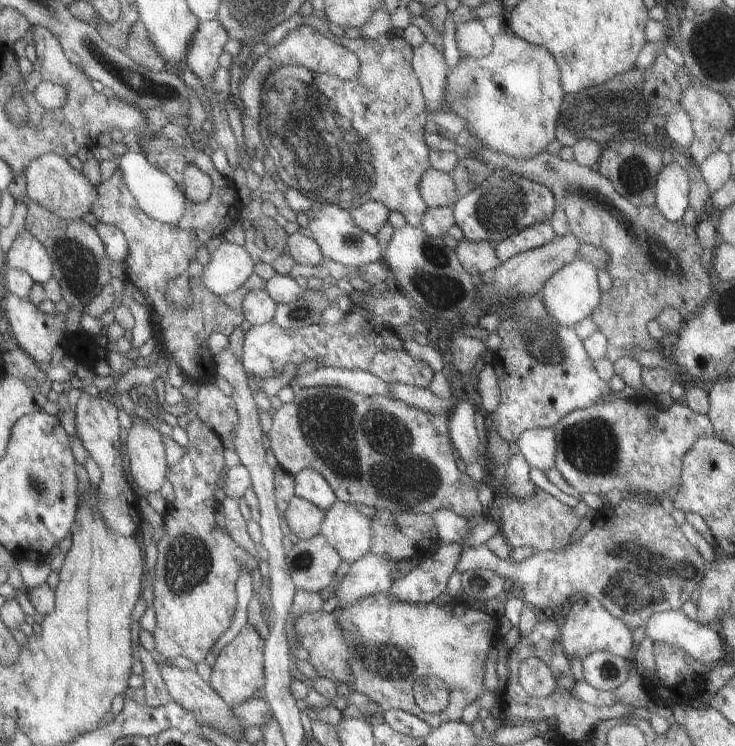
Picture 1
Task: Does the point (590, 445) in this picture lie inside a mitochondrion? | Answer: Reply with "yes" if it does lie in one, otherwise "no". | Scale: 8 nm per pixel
yes

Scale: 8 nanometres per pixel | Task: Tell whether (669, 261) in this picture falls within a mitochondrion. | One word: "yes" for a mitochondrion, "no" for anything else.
yes

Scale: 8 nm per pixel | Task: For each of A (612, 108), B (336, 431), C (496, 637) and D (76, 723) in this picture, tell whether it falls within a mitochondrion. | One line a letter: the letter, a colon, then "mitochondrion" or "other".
A: mitochondrion
B: mitochondrion
C: other
D: other

